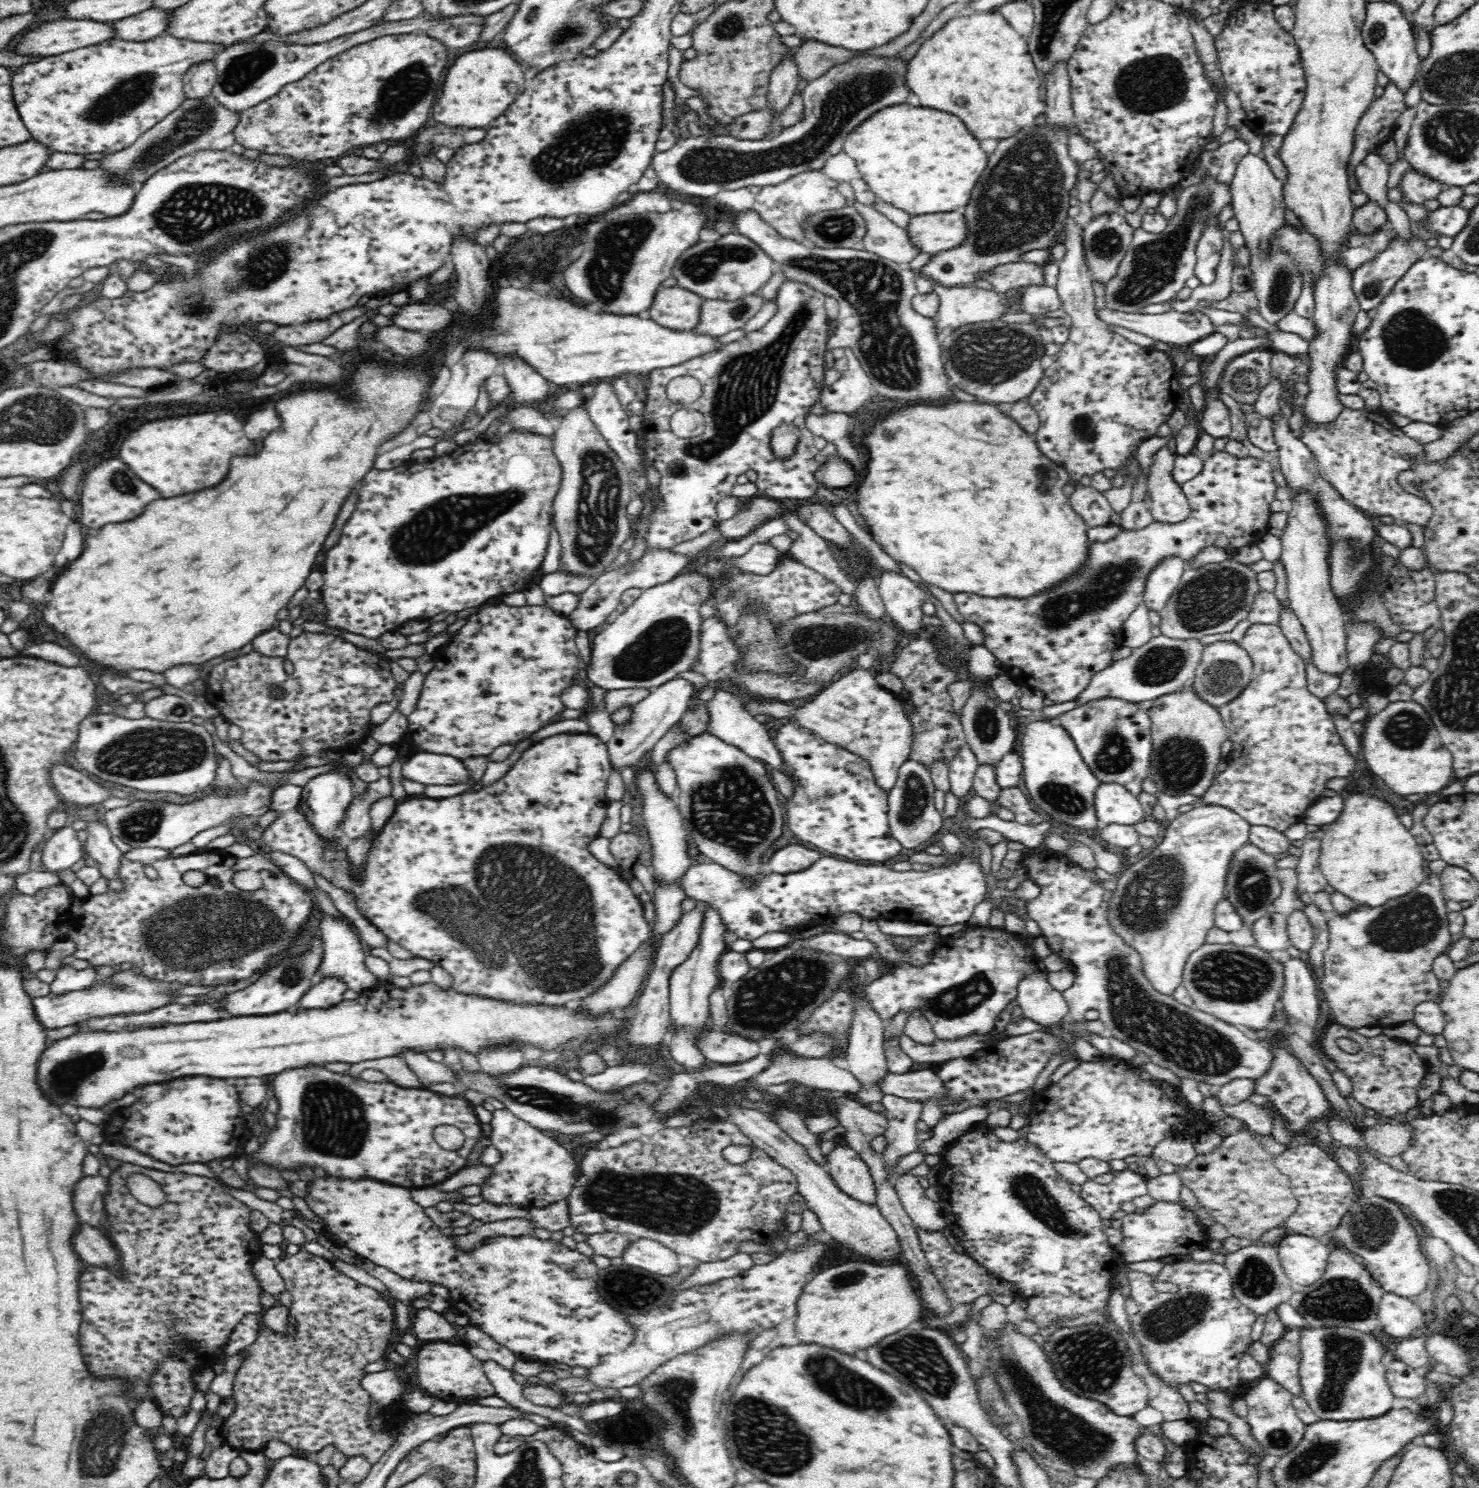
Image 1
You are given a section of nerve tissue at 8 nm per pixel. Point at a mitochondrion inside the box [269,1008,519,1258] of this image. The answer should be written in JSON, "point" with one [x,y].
{"point":[334,1120]}

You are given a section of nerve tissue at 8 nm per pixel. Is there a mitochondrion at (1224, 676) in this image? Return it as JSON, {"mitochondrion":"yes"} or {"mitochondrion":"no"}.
{"mitochondrion":"yes"}

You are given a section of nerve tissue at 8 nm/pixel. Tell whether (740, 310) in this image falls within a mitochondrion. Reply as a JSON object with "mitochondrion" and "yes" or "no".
{"mitochondrion":"yes"}

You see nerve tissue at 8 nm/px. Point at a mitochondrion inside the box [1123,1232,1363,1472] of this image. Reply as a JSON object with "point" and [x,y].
{"point":[1167,1321]}

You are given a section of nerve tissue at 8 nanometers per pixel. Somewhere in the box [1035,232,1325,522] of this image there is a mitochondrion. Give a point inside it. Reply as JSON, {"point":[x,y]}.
{"point":[1279,298]}

